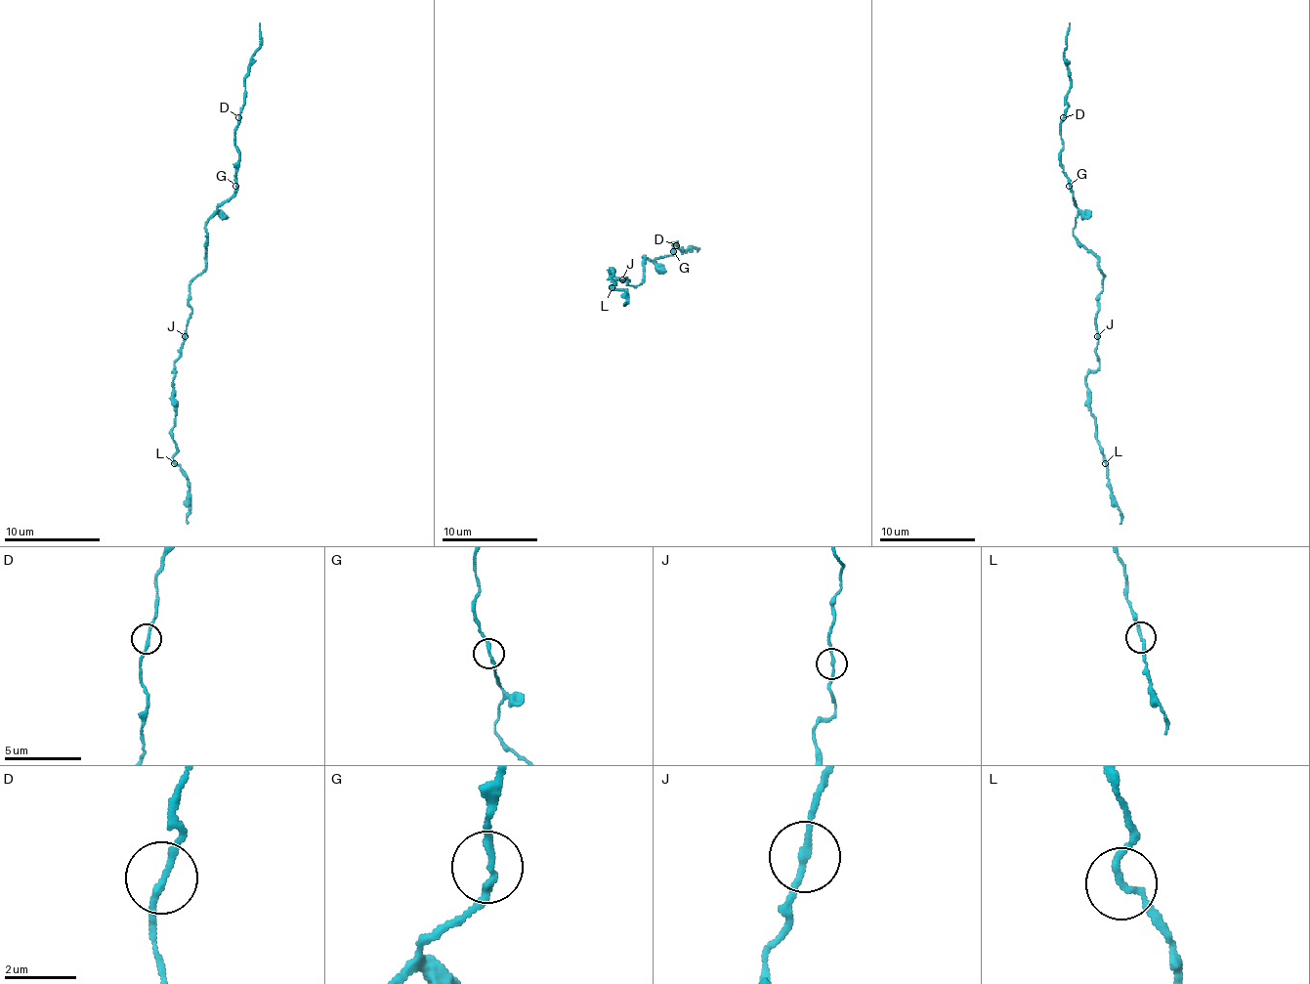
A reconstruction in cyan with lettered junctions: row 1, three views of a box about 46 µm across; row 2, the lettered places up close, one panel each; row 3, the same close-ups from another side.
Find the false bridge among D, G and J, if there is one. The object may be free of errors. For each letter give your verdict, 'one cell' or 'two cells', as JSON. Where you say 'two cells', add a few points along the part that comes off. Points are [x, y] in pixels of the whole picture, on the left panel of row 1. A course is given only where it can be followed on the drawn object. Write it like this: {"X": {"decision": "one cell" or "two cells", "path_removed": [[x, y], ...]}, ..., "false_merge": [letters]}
{"D": {"decision": "one cell"}, "G": {"decision": "one cell"}, "J": {"decision": "one cell"}, "false_merge": []}

